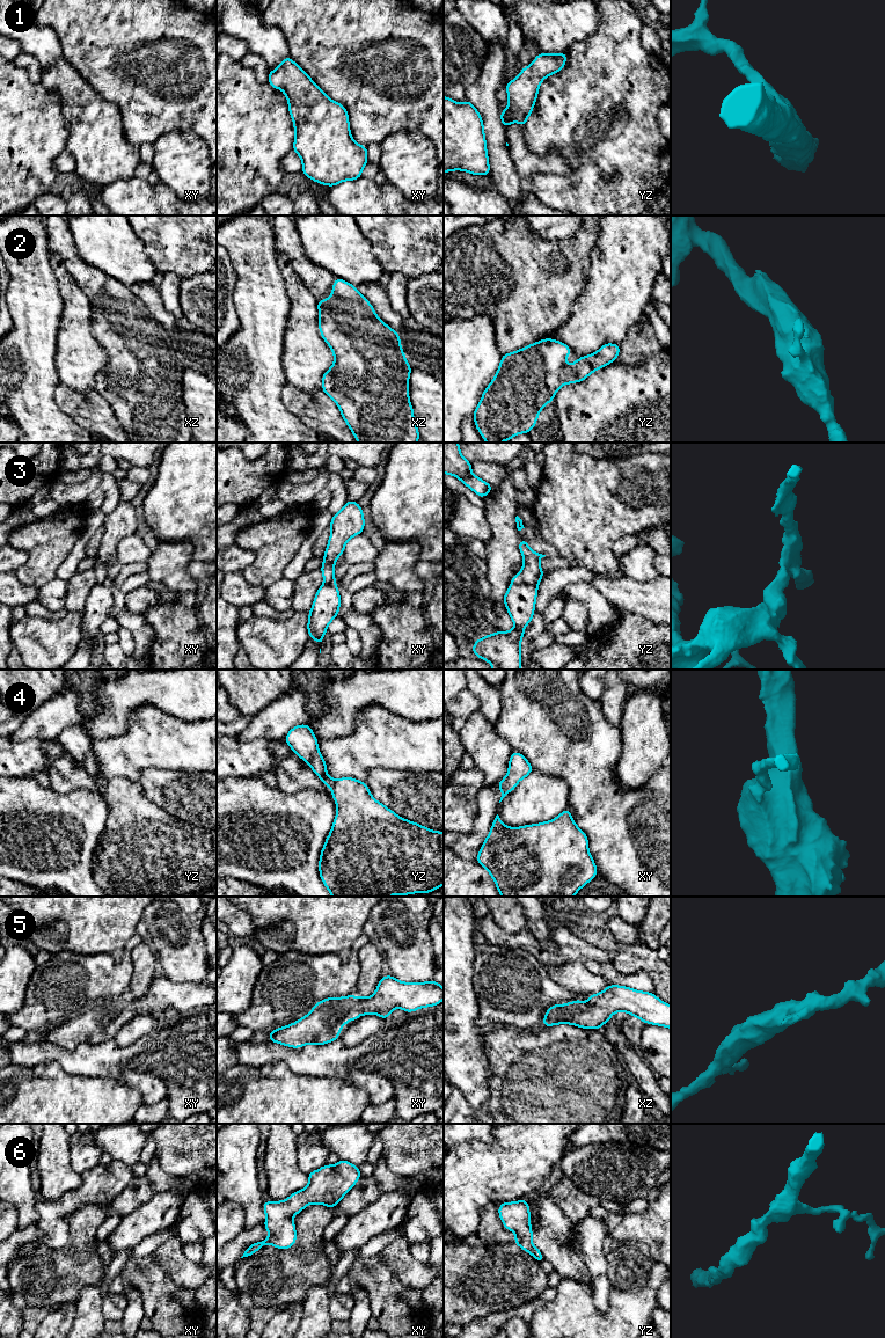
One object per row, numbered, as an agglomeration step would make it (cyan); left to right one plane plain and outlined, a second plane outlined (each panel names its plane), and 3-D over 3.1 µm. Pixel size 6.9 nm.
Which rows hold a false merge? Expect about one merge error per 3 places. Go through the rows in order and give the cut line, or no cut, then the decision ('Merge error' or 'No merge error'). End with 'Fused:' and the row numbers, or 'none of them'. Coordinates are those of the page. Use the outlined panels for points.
1: No split. No merge error
2: No split. No merge error
3: Split along yz (512, 582), (529, 583), (536, 587). Merge error
4: No split. No merge error
5: No split. No merge error
6: No split. No merge error
Fused: 3

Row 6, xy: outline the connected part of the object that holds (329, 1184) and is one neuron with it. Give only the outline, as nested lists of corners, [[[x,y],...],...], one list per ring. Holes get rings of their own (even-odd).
[[[344,1160],[335,1165],[326,1164],[307,1175],[308,1185],[292,1193],[286,1200],[264,1201],[263,1209],[266,1215],[264,1227],[270,1235],[266,1240],[248,1246],[241,1258],[251,1256],[265,1244],[278,1249],[292,1248],[297,1240],[292,1218],[310,1204],[334,1208],[361,1177],[359,1168]]]

